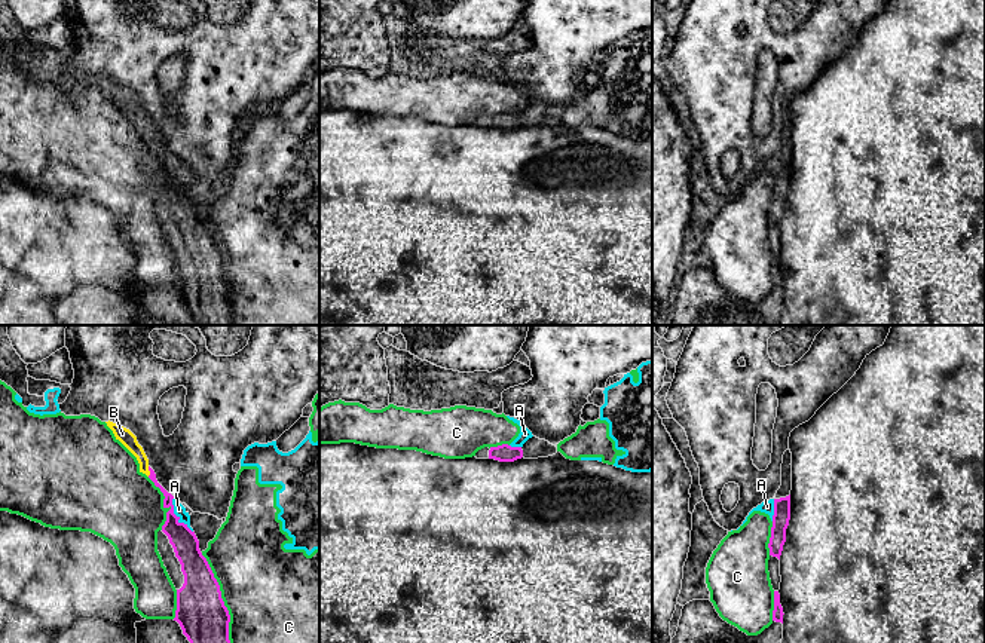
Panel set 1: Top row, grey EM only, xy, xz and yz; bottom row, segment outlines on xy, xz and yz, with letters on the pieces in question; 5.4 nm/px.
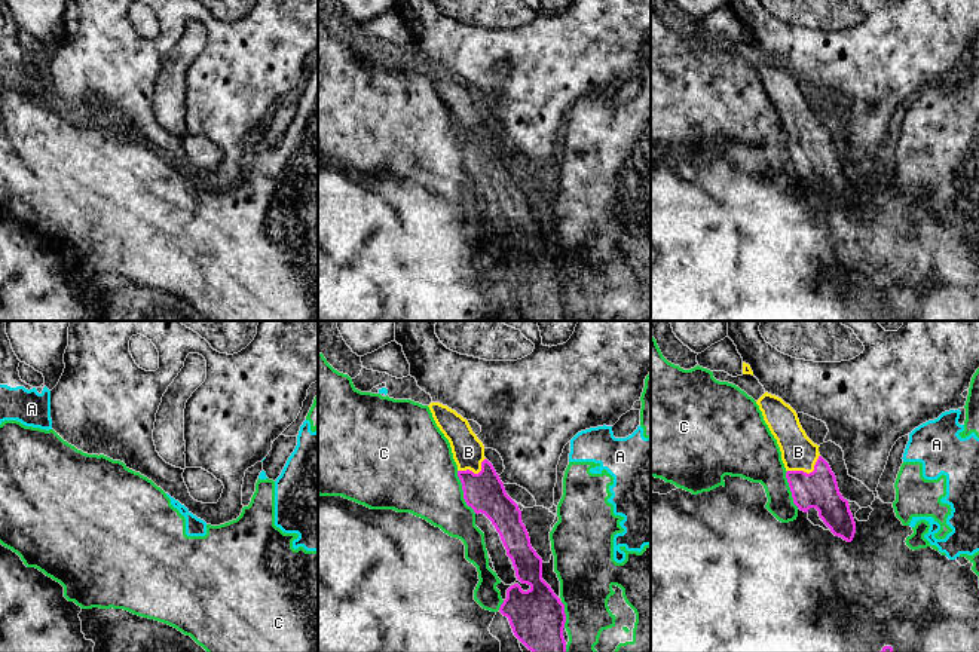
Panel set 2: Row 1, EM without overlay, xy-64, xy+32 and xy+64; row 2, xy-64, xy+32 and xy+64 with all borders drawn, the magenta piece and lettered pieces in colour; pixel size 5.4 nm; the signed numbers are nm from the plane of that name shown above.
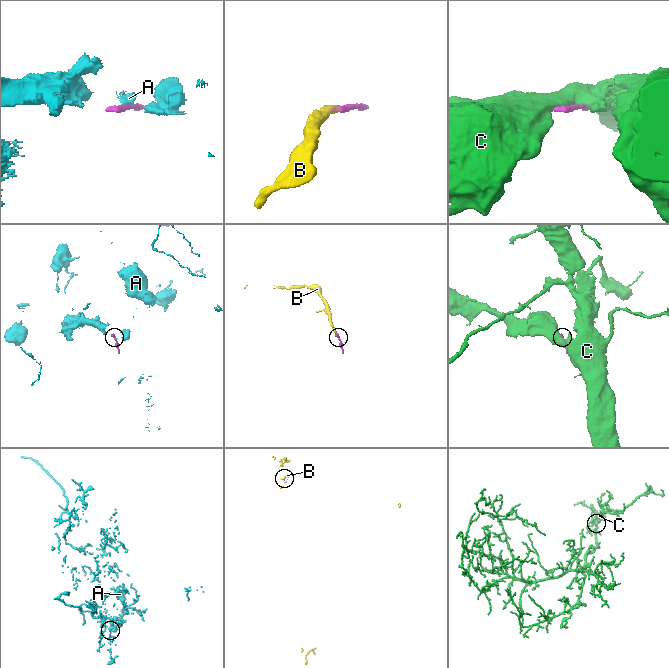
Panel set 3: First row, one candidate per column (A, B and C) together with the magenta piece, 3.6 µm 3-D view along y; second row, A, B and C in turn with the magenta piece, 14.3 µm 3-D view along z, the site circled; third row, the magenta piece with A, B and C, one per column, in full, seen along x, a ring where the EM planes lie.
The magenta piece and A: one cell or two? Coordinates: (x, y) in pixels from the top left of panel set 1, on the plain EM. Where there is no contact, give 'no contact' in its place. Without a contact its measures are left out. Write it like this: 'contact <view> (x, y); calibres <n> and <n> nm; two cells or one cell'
contact xy (176, 183); calibres 140 and 60 nm; two cells

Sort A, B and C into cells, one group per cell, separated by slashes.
A C / B

